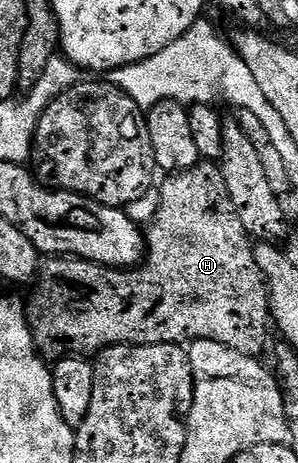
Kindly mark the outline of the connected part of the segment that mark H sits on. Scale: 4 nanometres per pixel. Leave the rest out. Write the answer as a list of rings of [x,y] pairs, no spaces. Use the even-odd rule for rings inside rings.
[[[200,161],[198,166],[189,168],[188,170],[180,170],[172,173],[171,178],[163,186],[163,199],[159,202],[159,211],[155,214],[155,219],[151,222],[151,227],[146,227],[145,230],[145,261],[138,268],[120,268],[117,266],[102,266],[96,262],[87,262],[83,258],[72,258],[70,256],[51,256],[40,265],[39,273],[34,279],[33,287],[35,291],[31,294],[31,299],[26,299],[25,305],[27,307],[27,322],[31,326],[31,335],[35,341],[35,346],[38,348],[40,354],[47,360],[58,360],[61,358],[70,358],[72,356],[95,356],[107,349],[108,346],[156,346],[157,344],[190,344],[199,342],[201,340],[213,340],[217,344],[225,344],[225,348],[233,348],[237,352],[241,352],[245,356],[254,358],[256,360],[262,359],[264,356],[263,349],[267,346],[267,329],[270,331],[273,326],[273,319],[271,317],[271,300],[267,292],[267,279],[263,277],[261,268],[255,259],[255,246],[252,239],[245,232],[245,224],[241,224],[241,216],[237,216],[237,208],[233,208],[233,196],[229,196],[229,188],[225,188],[225,176],[222,169],[214,161]]]

